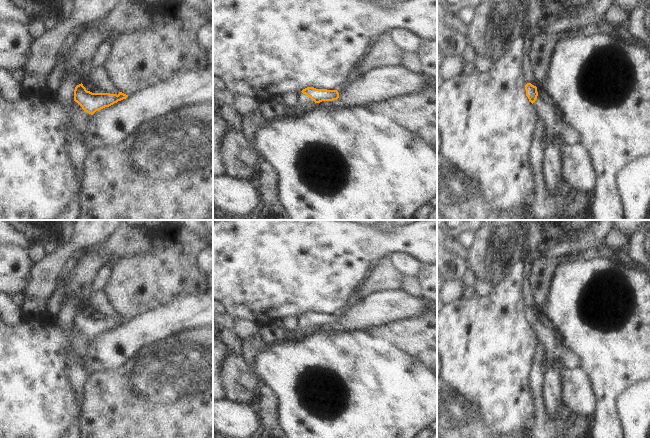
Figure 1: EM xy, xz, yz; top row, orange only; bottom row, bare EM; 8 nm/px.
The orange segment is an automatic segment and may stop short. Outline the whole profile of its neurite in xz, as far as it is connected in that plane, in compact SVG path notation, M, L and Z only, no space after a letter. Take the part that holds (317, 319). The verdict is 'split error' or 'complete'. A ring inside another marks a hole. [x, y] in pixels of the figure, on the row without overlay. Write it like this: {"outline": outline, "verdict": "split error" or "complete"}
{"outline": "M307 311L298 317L298 330L293 335L301 335L310 332L316 327L322 325L333 325L339 322L337 314L316 313Z", "verdict": "split error"}

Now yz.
{"outline": "M531 307L525 309L526 320L533 328L537 340L546 349L546 358L552 361L555 357L560 356L562 346L556 332L542 319L537 316L537 311Z", "verdict": "split error"}

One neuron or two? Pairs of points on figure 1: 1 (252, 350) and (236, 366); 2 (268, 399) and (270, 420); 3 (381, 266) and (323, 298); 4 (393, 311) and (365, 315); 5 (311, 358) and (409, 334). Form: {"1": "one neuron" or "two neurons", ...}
{"1": "two neurons", "2": "one neuron", "3": "two neurons", "4": "one neuron", "5": "two neurons"}

